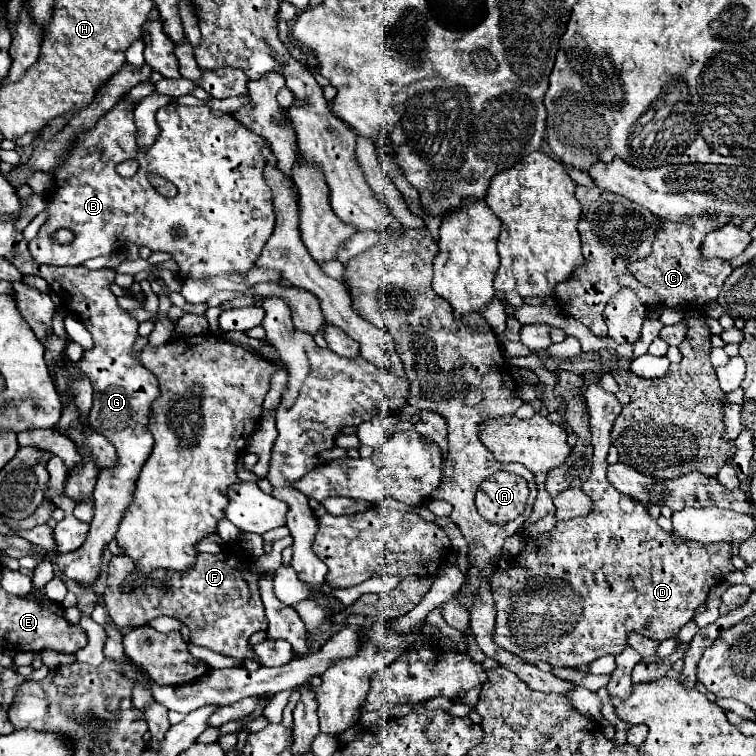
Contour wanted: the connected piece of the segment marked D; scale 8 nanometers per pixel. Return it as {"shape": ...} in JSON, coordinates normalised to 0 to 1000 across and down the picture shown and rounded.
{"shape":[[[776,507],[771,525],[782,552],[784,618],[769,647],[774,655],[784,657],[784,676],[769,687],[737,689],[726,705],[697,713],[692,729],[676,739],[676,750],[671,755],[657,753],[657,761],[652,761],[652,795],[657,808],[652,845],[657,845],[657,853],[668,861],[697,874],[718,874],[729,882],[753,882],[776,890],[787,872],[803,864],[821,864],[829,853],[832,835],[843,835],[866,848],[896,843],[898,832],[917,819],[919,806],[933,798],[940,776],[954,771],[959,761],[972,753],[967,745],[967,718],[933,724],[896,713],[877,702],[848,665],[806,642],[800,631],[803,597],[808,589],[806,573],[824,536],[811,520],[800,517],[795,507]]]}

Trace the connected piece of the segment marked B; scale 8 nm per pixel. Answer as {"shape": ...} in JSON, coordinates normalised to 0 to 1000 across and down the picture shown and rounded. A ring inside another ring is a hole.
{"shape":[[[163,128],[149,144],[131,155],[118,173],[99,184],[99,192],[91,197],[86,210],[70,224],[73,242],[62,255],[62,292],[54,298],[52,311],[38,319],[38,332],[46,345],[57,351],[107,351],[120,340],[160,332],[165,321],[179,319],[181,327],[192,324],[200,332],[226,335],[237,348],[237,361],[242,366],[300,366],[311,356],[327,364],[364,298],[358,255],[351,245],[345,224],[351,218],[345,205],[351,184],[324,171],[300,149],[276,144],[271,139],[242,142],[231,136],[210,144],[213,179],[194,202],[181,202],[176,144],[179,136]],[[165,210],[179,210],[184,216],[184,226],[173,237],[165,237],[152,226],[152,221]],[[197,229],[208,229],[231,242],[237,250],[231,263],[210,258],[194,239]],[[81,300],[99,308],[99,319],[94,324],[73,324],[67,319],[67,311]]]}

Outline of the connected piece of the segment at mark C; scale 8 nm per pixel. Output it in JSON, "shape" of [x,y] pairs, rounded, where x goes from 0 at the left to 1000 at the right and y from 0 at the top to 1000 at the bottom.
{"shape":[[[927,282],[906,287],[903,292],[872,290],[872,303],[864,319],[864,329],[853,343],[832,348],[832,358],[843,372],[861,380],[877,403],[896,406],[901,411],[927,411],[938,398],[946,398],[956,372],[967,364],[970,353],[954,341],[930,343],[925,327],[938,306],[959,300],[970,284],[964,282]]]}

